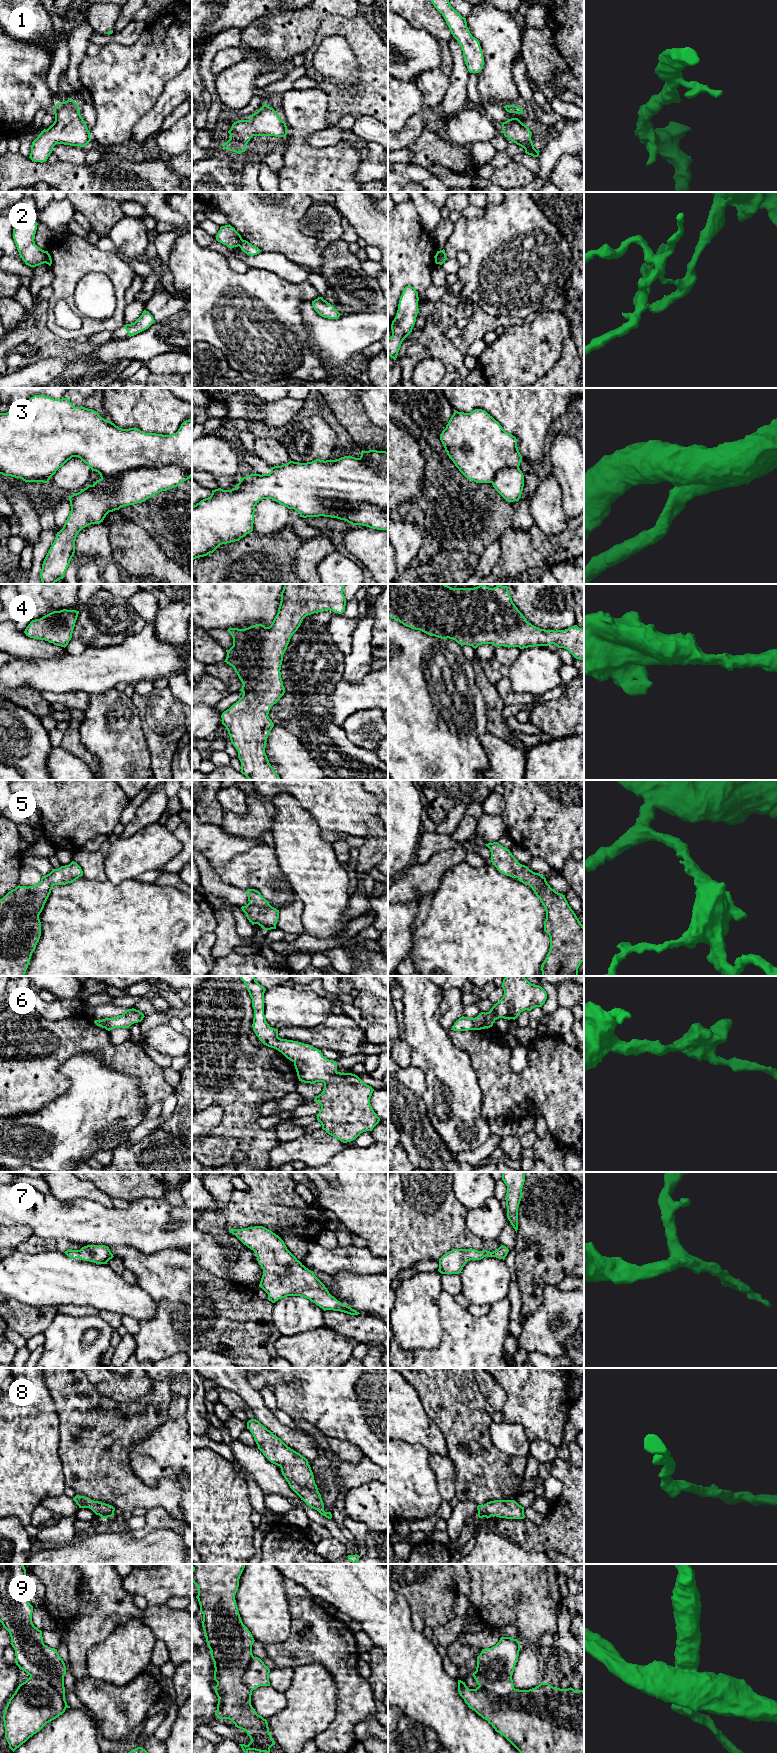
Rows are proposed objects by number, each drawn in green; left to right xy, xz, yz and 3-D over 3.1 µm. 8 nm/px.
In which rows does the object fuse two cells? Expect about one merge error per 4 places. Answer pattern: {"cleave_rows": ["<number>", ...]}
{"cleave_rows": ["2", "9"]}

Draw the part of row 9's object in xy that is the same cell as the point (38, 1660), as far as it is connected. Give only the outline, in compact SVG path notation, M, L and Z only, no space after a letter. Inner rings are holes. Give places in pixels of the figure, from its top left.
M0 1564L0 1622L9 1632L11 1645L15 1650L15 1663L31 1677L37 1677L48 1681L57 1692L63 1697L66 1708L70 1708L65 1700L64 1676L66 1666L63 1659L59 1656L57 1649L50 1648L43 1642L42 1631L34 1626L32 1622L33 1606L27 1598L28 1586L26 1582L26 1569L23 1564Z

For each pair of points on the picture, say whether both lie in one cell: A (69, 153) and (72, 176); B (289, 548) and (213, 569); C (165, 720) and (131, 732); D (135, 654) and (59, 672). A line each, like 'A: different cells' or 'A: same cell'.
A: different cells
B: same cell
C: different cells
D: same cell

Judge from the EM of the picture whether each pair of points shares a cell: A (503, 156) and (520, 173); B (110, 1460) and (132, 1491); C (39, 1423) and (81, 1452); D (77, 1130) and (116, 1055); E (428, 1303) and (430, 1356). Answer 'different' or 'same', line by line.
A: different
B: same
C: different
D: different
E: different

